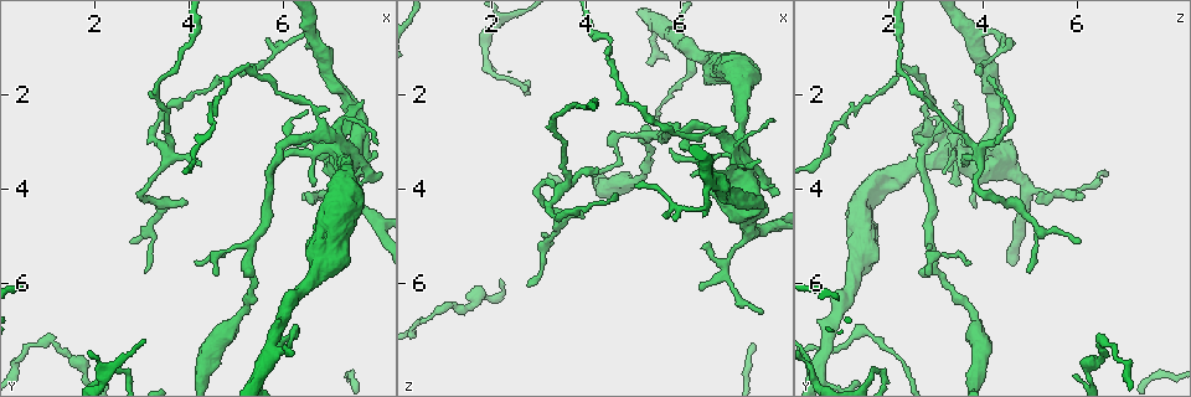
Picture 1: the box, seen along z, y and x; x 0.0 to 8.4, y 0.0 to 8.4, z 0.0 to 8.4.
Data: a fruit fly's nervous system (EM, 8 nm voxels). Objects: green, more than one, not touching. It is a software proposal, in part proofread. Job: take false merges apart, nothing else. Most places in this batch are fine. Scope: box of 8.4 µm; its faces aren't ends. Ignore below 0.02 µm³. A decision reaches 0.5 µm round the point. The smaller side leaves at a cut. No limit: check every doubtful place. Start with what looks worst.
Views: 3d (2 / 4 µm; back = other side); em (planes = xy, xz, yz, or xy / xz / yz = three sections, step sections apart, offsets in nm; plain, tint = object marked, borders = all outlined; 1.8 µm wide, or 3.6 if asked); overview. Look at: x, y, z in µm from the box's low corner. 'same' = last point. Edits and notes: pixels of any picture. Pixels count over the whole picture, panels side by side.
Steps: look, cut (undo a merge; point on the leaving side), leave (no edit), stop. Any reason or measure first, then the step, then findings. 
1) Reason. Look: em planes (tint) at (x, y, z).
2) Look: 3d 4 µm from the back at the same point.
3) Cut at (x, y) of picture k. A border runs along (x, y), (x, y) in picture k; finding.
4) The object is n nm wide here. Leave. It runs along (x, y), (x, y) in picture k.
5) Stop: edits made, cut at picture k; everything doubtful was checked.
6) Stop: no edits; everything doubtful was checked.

Two arms at a narrow angle. Look: em planes (tint) at (7.15, 3.10, 3.30).

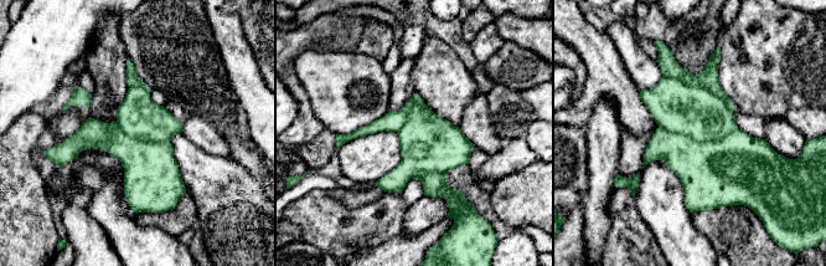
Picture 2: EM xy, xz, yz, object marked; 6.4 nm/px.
Leave. One neuron here.

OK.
A narrow waist. Look: em planes (tint) at (1.45, 7.55, 6.55).

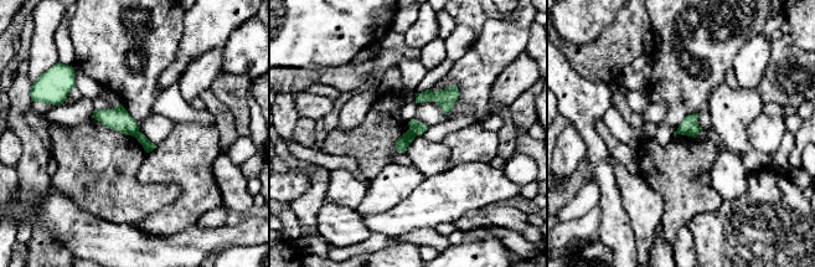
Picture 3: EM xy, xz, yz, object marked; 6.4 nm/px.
The object is 100 nm wide here. Cut at (417, 128) of picture 3. Two neurons meet here.

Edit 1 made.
Look: overview.

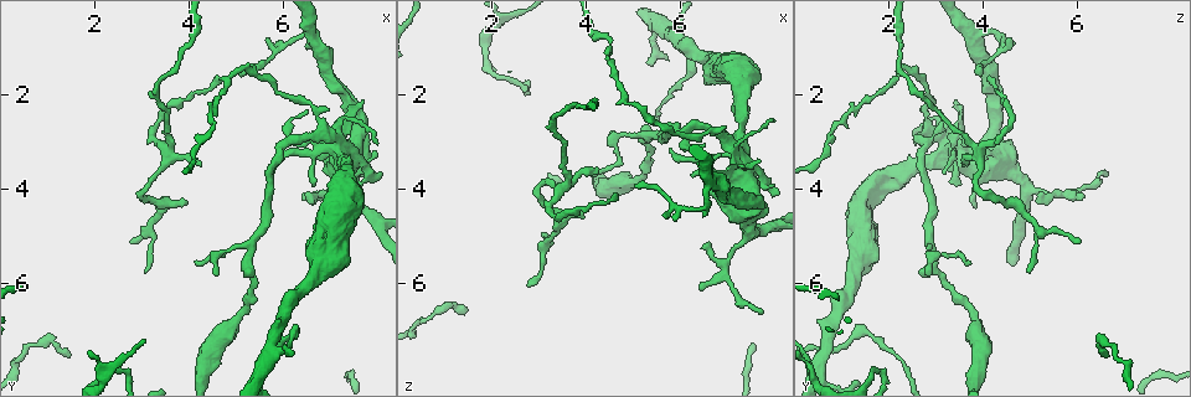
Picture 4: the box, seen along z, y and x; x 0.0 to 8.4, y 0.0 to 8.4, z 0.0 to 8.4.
Look: em xz step 8 (tint) at (5.75, 7.35, 0.65).

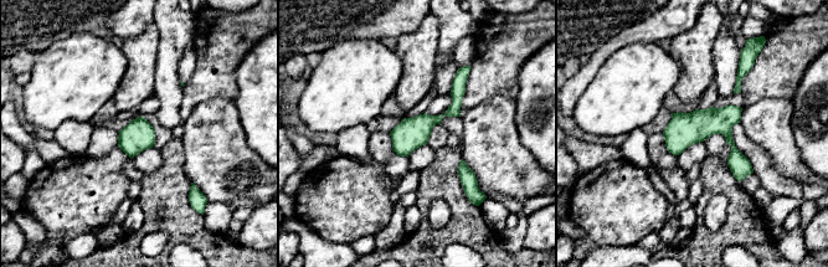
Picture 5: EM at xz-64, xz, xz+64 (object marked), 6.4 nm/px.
Another direction. Look: em planes (tint) at the same point.

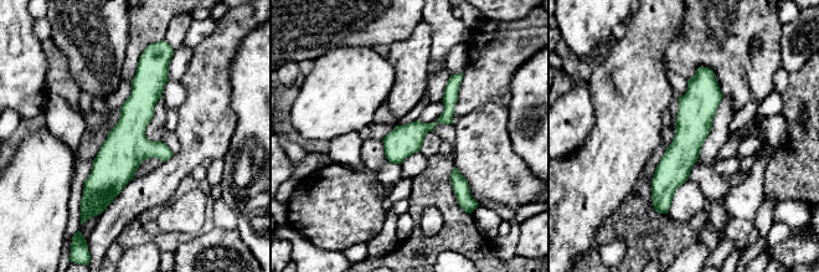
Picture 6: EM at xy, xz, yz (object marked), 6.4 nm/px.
Leave. It runs along (145, 63), (145, 95), (103, 205) in picture 6; continuous, no second neuron.

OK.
Look: em 3.6 µm planes (borders) at (6.80, 2.45, 2.75).

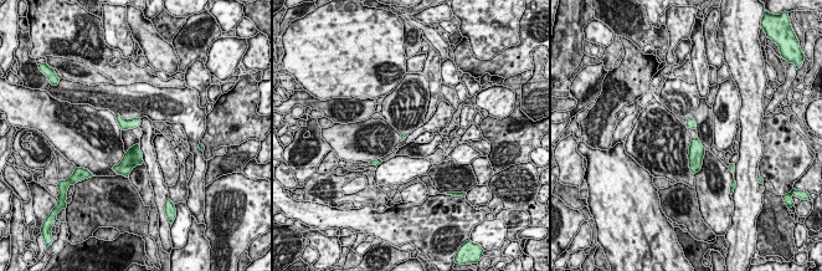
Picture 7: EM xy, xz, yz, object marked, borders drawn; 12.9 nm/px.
Leave. All the same neuron.

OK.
Stop: edits made, cut at picture 3; everything doubtful was checked.

